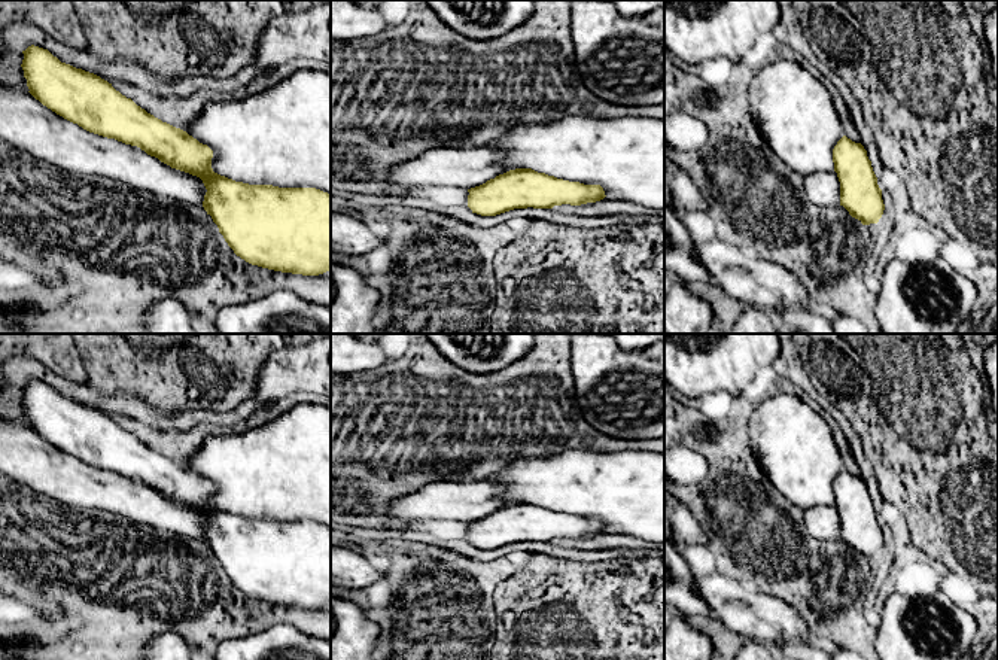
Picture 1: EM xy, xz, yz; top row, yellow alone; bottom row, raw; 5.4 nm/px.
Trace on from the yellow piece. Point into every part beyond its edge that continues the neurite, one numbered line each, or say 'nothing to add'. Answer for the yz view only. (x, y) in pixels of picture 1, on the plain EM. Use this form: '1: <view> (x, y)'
1: yz (822, 522)

